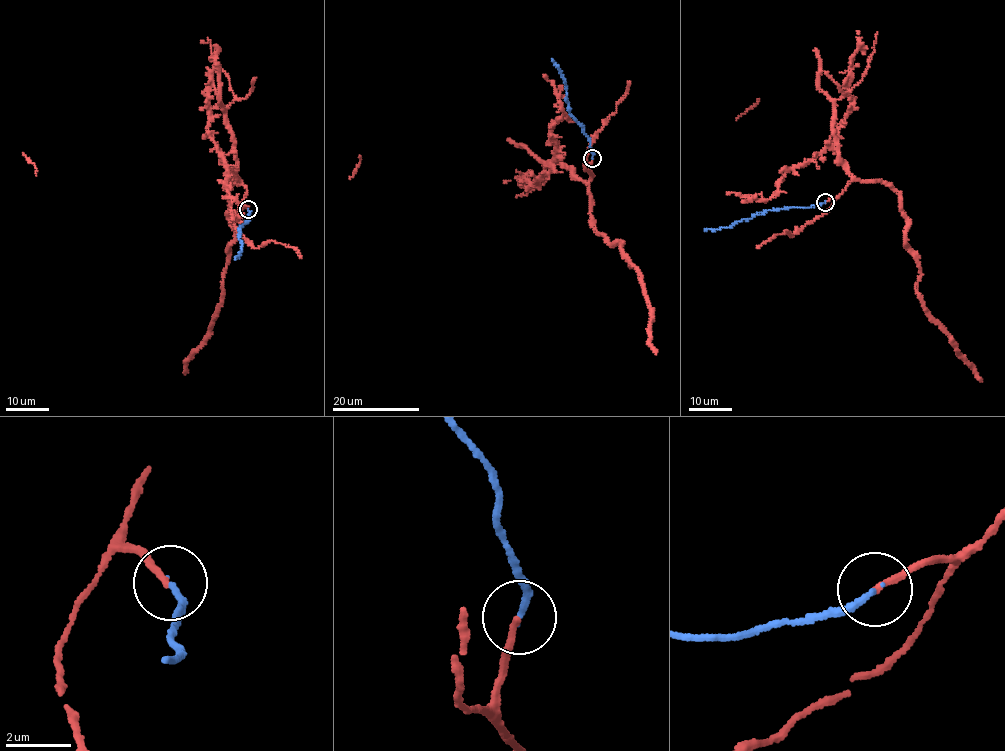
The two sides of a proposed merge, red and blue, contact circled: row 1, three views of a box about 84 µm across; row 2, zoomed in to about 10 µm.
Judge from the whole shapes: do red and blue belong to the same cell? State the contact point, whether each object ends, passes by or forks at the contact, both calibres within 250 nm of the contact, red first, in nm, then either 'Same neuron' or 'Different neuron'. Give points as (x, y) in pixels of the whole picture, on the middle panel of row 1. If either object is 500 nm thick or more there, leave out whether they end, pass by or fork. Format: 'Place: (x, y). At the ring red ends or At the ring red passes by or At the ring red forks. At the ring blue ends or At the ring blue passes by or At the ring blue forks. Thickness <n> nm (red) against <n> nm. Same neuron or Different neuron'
Place: (592, 158). At the ring red ends. At the ring blue ends. Thickness 190 nm (red) against 190 nm. Same neuron

